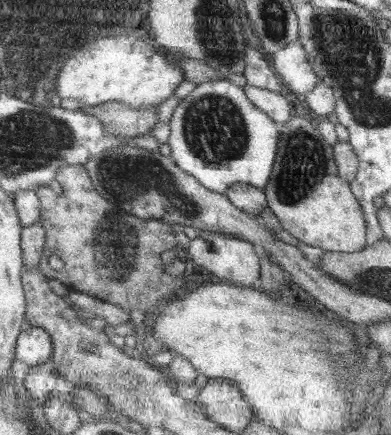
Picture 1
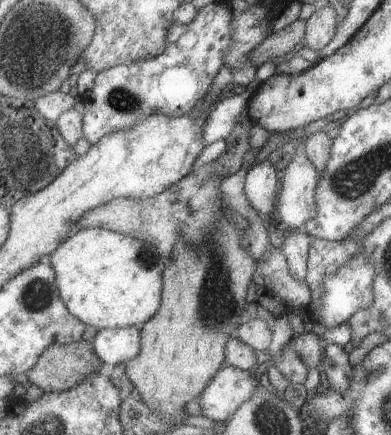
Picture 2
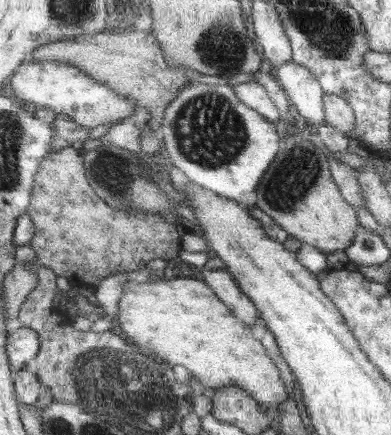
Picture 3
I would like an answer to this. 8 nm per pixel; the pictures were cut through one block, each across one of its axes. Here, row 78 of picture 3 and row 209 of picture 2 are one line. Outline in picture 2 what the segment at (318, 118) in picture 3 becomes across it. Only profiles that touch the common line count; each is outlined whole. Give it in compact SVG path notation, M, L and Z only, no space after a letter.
M297 142L295 154L283 172L283 184L279 192L277 214L279 222L287 226L287 230L305 228L307 220L317 216L317 188L319 188L319 166L311 162L305 154L305 144Z

